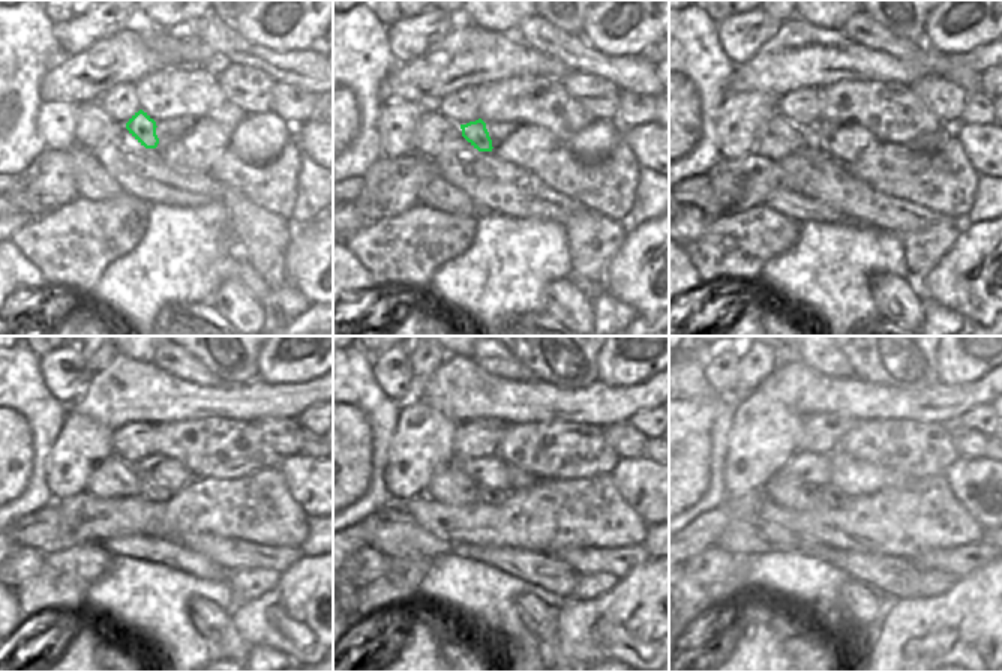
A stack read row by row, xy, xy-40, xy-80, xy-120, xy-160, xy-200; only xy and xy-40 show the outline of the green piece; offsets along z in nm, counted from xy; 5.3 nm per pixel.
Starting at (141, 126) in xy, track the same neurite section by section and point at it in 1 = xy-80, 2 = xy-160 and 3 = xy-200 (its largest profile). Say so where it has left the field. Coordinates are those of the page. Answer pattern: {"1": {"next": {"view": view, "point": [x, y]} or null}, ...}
{"1": {"next": {"view": "xy-80", "point": [810, 134]}}, "2": {"next": {"view": "xy-160", "point": [492, 495]}}, "3": {"next": {"view": "xy-200", "point": [833, 498]}}}

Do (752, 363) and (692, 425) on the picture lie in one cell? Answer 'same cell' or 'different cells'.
same cell

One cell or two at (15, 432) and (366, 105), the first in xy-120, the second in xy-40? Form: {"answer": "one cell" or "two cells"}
{"answer": "two cells"}

